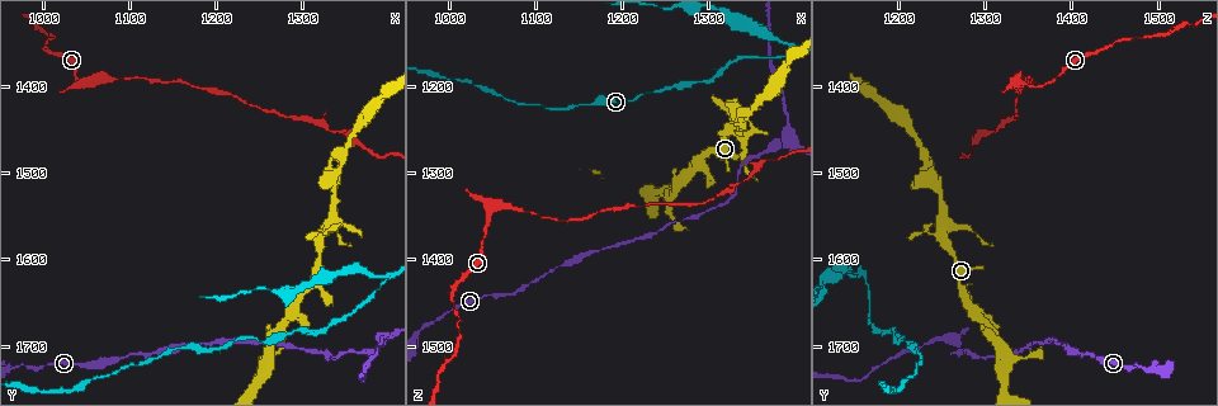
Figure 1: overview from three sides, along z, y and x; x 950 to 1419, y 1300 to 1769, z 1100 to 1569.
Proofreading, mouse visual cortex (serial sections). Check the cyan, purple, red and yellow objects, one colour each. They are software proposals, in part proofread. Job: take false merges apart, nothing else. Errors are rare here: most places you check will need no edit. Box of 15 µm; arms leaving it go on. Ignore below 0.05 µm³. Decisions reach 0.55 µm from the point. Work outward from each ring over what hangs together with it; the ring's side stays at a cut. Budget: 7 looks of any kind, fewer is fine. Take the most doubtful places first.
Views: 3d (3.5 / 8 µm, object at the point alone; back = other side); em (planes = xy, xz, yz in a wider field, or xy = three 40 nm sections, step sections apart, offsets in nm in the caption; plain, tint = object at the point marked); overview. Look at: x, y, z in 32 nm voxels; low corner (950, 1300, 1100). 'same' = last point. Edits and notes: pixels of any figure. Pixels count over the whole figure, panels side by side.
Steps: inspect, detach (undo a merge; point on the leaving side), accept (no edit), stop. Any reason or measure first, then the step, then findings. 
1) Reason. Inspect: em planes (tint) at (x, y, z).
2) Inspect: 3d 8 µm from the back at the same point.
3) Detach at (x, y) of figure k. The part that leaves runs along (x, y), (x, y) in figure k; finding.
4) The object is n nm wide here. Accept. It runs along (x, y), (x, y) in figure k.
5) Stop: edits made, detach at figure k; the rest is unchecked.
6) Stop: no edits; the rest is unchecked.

Sharp bend. Inspect: 3d 3.5 µm at (1395, 1695, 1270).

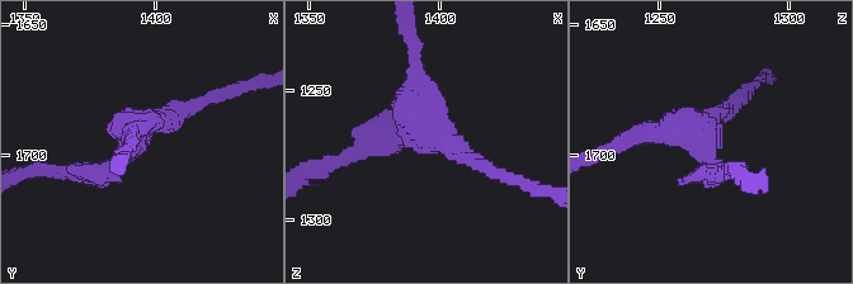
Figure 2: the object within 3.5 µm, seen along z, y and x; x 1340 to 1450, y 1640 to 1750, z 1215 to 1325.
3 arms meet here; the arms are 200, 250, 250 nm wide. Inspect: em xy step 5 (tint) at (1392, 1692, 1266).

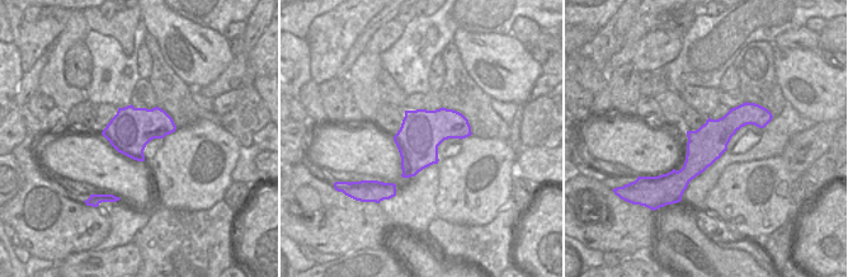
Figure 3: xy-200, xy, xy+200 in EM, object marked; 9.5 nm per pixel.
Accept. It runs along (753, 121), (735, 120), (670, 175) in figure 3; one cell here.

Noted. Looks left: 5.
Sharp bend. Inspect: 3d 8 µm at (1395, 1620, 1150).

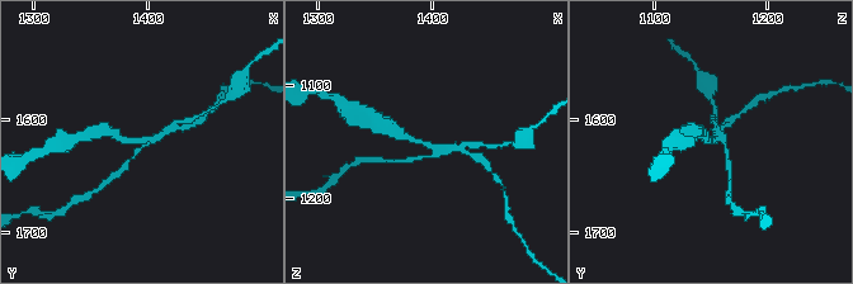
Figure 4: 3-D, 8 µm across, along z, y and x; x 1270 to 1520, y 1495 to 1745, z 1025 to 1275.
Zoom in. Inspect: 3d 3.5 µm at (1398, 1616, 1152).

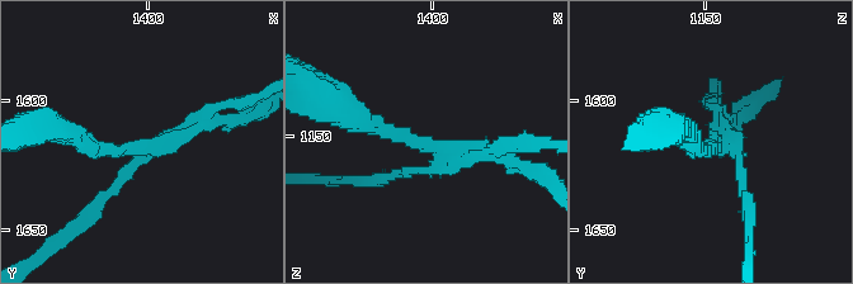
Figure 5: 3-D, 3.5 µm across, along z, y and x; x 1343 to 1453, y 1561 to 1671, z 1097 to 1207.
Inspect: em xy step 5 (tint) at (1399, 1618, 1152).

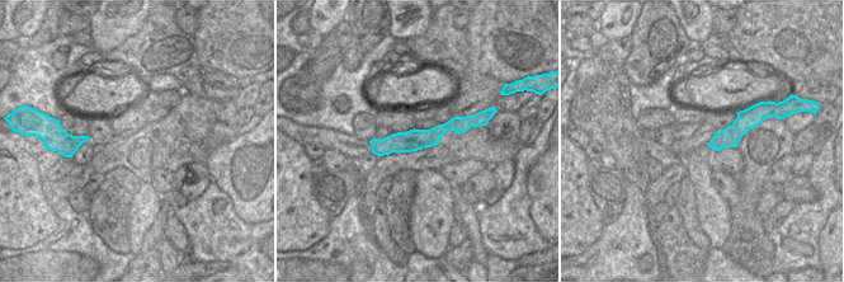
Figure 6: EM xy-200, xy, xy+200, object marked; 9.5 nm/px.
Detach at (514, 169) of figure 5. A second cell is stuck on.

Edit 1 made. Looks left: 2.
Stop: edits made, detach at figure 5; the rest is unchecked.

